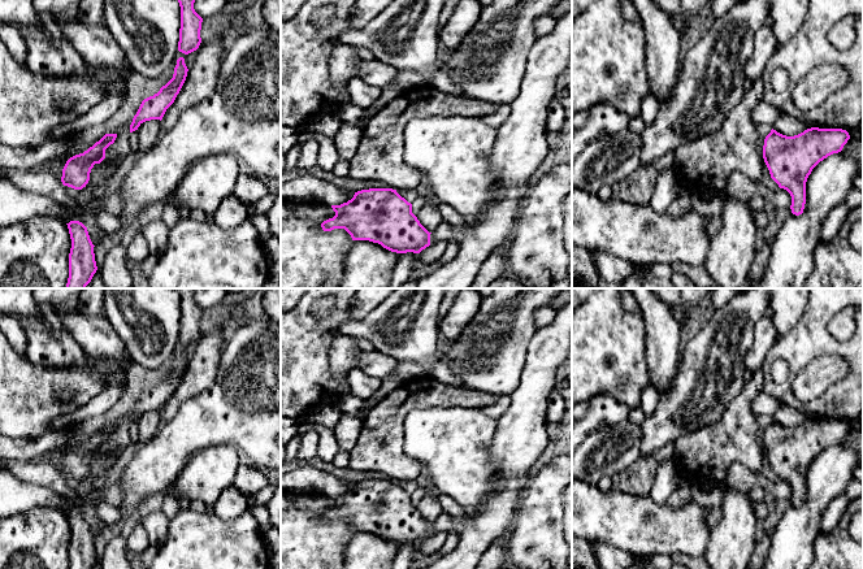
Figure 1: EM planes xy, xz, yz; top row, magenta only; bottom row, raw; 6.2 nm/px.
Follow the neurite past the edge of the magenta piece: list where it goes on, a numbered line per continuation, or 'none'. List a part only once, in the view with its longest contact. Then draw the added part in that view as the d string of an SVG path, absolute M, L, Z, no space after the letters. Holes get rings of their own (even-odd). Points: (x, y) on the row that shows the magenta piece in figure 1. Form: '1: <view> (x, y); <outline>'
none

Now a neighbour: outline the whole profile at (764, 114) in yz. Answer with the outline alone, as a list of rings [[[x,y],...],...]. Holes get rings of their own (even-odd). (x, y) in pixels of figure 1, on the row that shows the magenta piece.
[[[760,101],[753,110],[753,121],[754,123],[759,127],[762,126],[763,129],[759,130],[759,140],[758,140],[758,151],[759,153],[763,156],[763,145],[764,145],[764,139],[766,136],[771,133],[772,126],[775,125],[777,117],[781,114],[781,112],[766,103],[766,101]]]

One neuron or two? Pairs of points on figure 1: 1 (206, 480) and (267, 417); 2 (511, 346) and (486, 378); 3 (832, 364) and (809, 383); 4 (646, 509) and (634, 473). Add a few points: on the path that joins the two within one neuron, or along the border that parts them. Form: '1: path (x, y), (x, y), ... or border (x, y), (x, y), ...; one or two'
1: border (206, 447), (230, 444), (243, 457); two
2: path (503, 354), (493, 364), (493, 370); one
3: path (827, 369), (814, 379); one
4: border (612, 489), (633, 496), (647, 496); two

